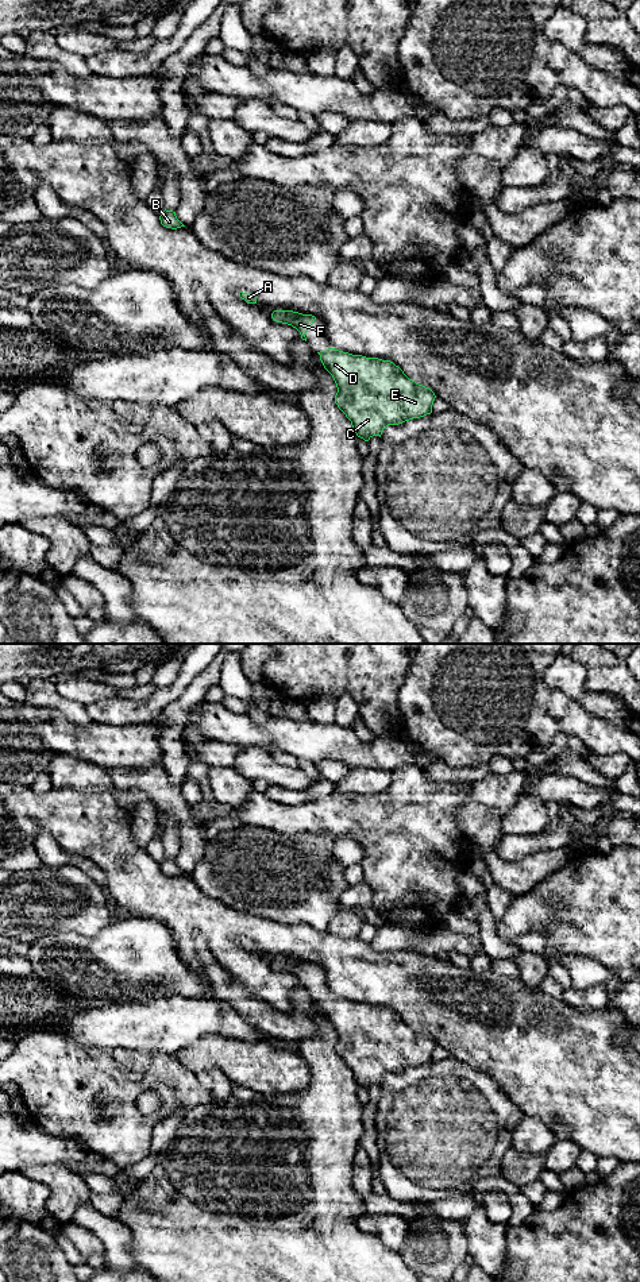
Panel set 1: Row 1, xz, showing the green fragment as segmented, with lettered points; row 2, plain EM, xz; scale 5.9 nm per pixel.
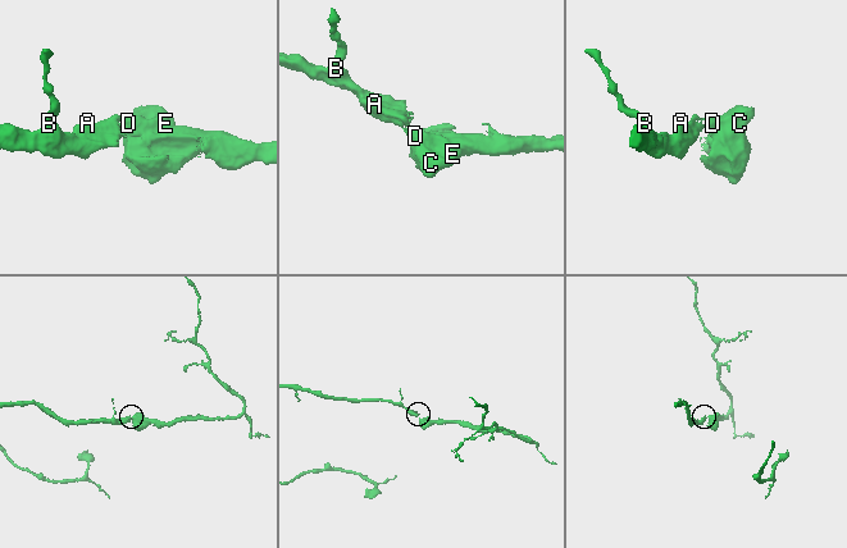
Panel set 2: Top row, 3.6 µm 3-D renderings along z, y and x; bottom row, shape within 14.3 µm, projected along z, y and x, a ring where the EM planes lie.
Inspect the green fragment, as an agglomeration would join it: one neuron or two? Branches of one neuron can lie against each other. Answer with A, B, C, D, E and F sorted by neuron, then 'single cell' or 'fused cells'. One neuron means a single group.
groups A B C D E F; single cell

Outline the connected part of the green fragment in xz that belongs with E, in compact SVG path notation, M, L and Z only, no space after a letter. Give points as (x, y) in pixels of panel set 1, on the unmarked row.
M335 996L317 1001L336 1031L335 1051L365 1089L381 1085L388 1073L432 1061L435 1040L409 1027L393 1009Z

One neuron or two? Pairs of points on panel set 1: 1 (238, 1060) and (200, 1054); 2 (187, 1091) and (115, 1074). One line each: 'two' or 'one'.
1: one
2: one

